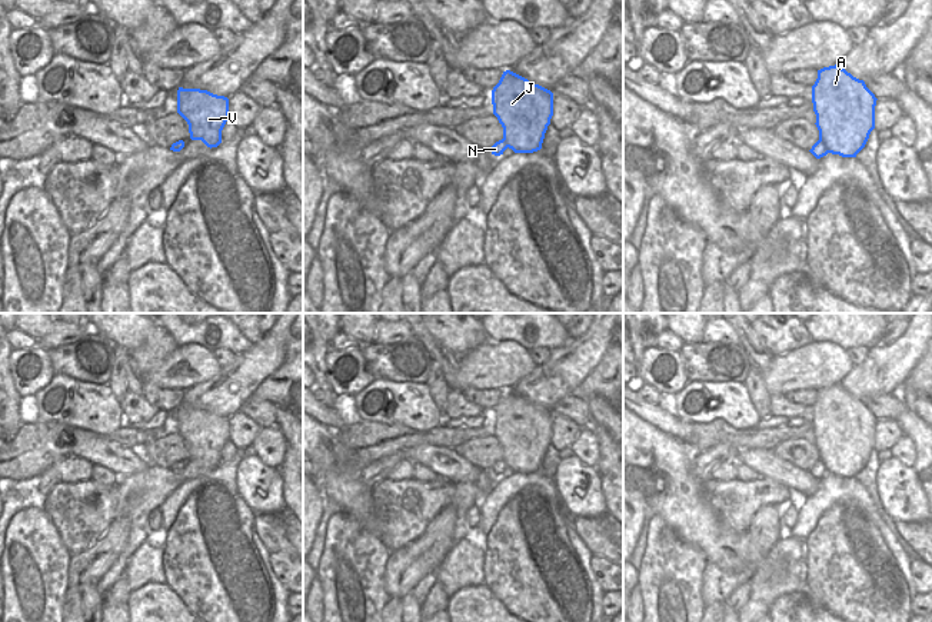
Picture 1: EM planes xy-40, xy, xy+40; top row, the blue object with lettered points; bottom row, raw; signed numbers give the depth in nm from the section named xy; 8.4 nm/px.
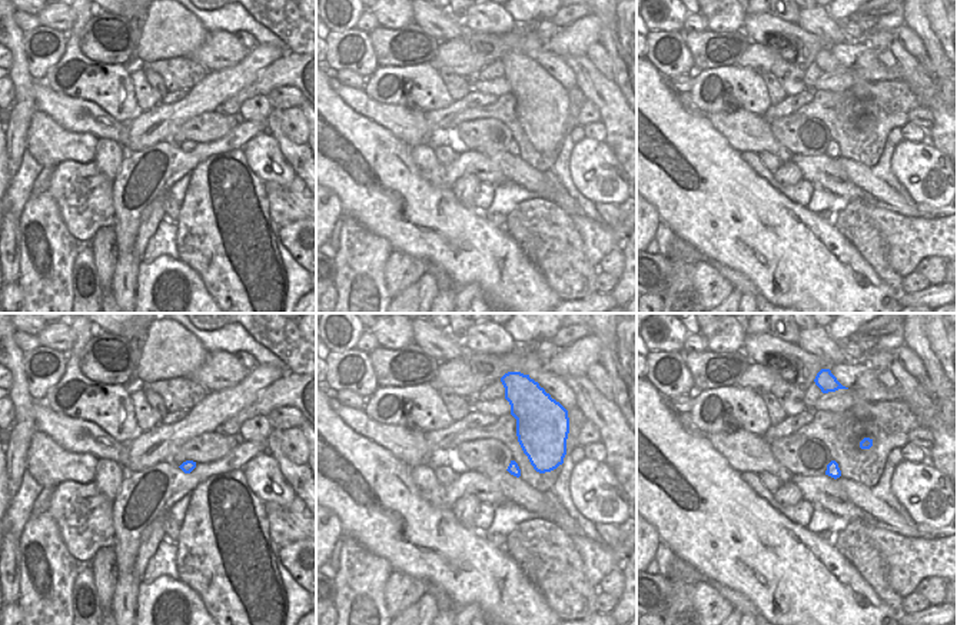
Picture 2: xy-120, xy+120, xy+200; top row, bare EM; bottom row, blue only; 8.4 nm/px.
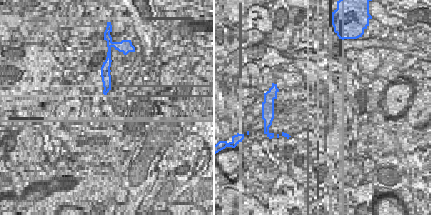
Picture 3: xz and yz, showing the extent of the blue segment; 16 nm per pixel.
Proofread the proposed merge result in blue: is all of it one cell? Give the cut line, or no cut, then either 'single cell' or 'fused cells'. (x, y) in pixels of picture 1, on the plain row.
cut xy+40 (819, 458), (828, 472); fused cells

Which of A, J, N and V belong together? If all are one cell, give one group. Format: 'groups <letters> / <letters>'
groups A J V / N

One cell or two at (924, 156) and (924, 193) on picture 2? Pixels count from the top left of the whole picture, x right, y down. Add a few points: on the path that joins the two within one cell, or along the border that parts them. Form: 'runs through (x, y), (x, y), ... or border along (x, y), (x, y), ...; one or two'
runs through (924, 165), (924, 185); one

